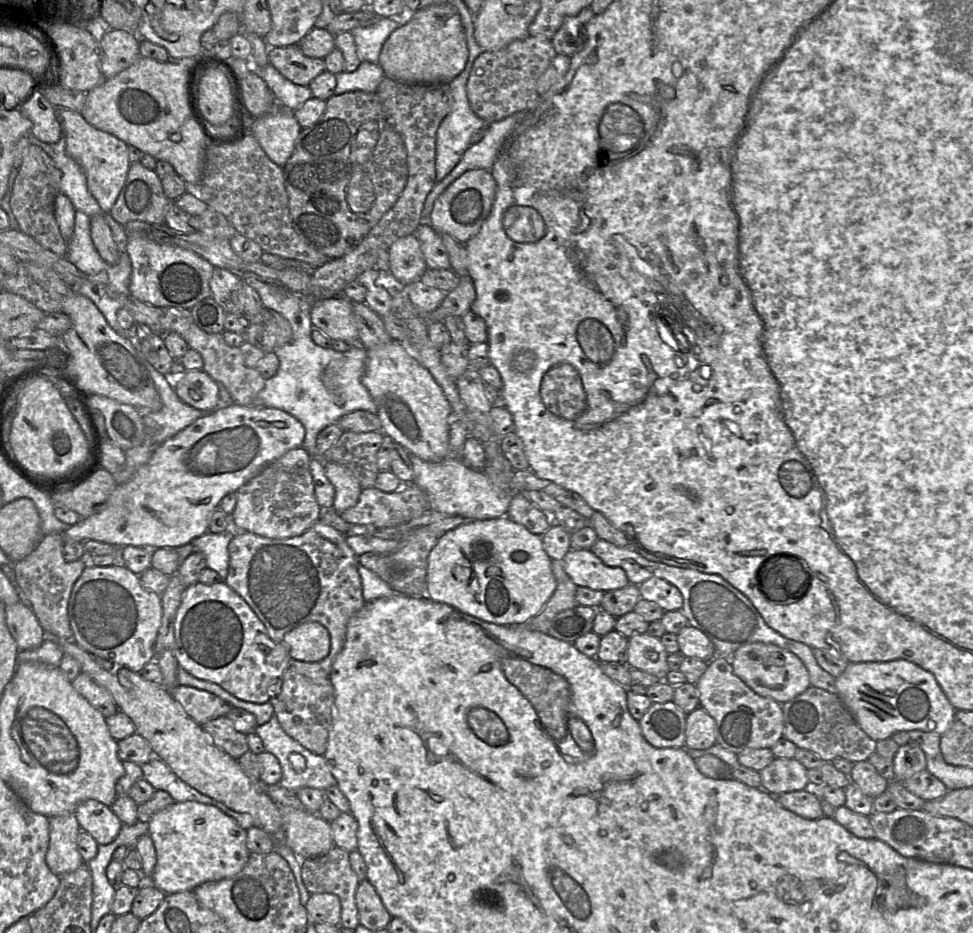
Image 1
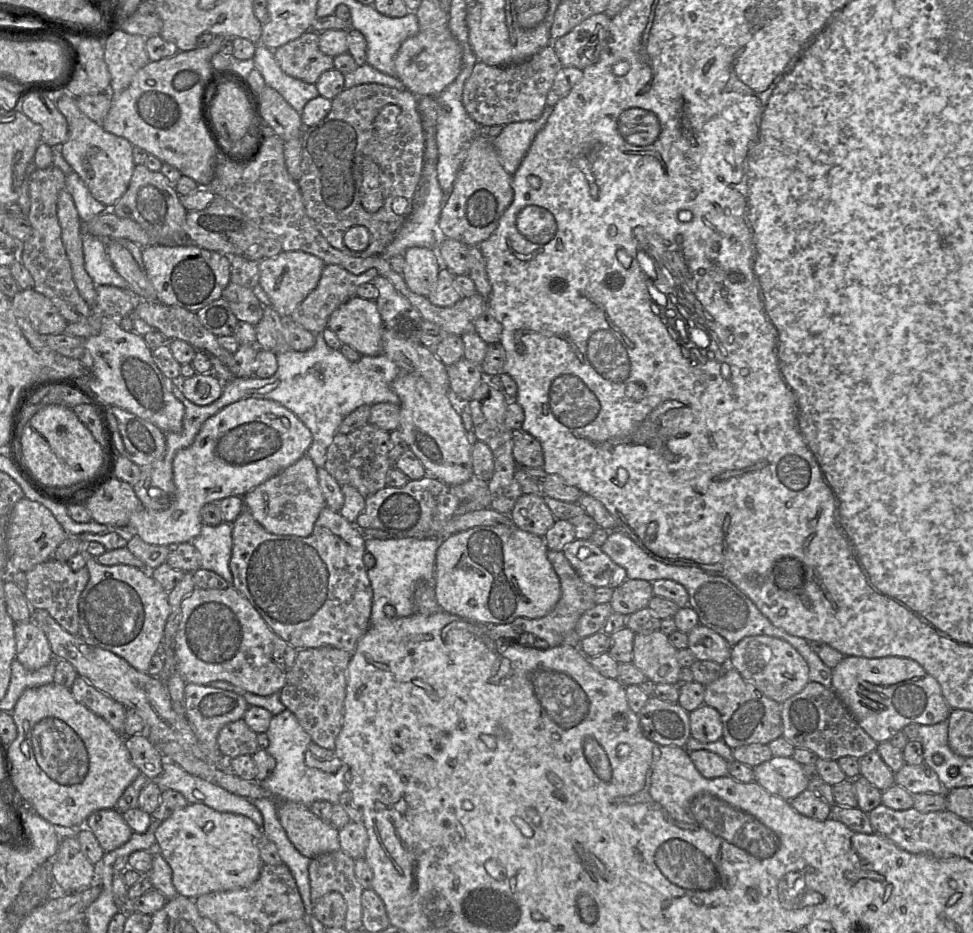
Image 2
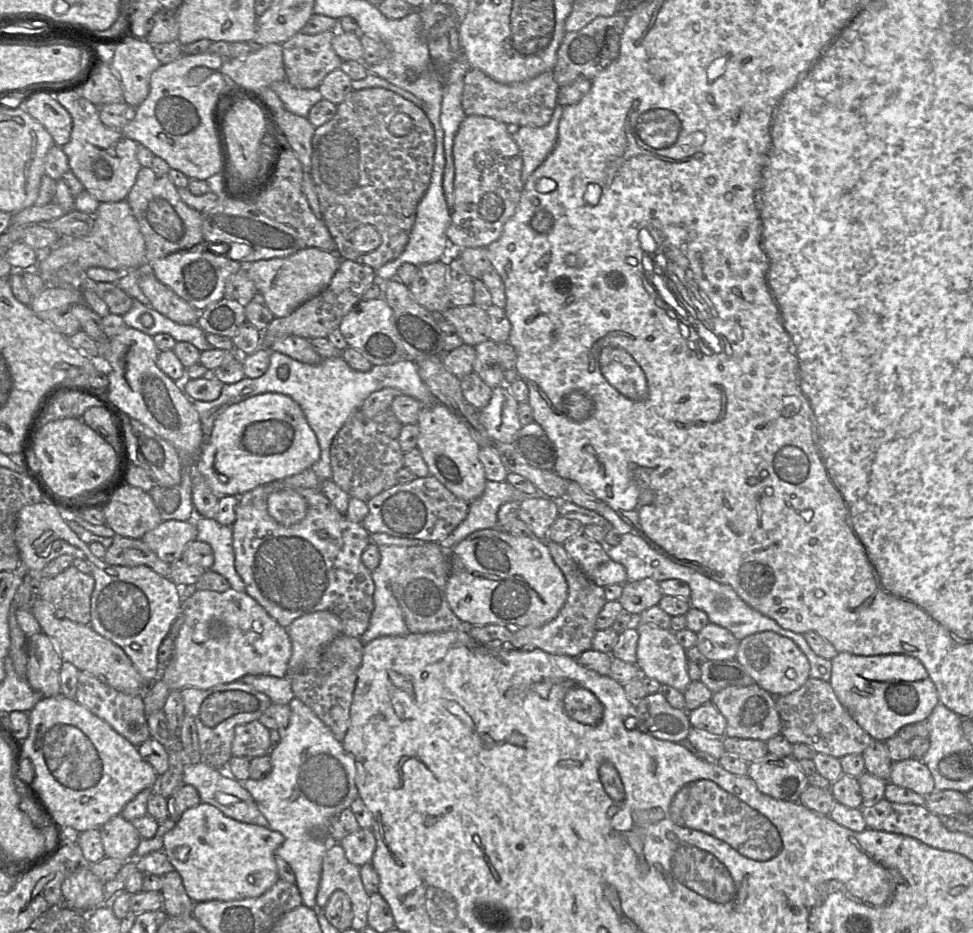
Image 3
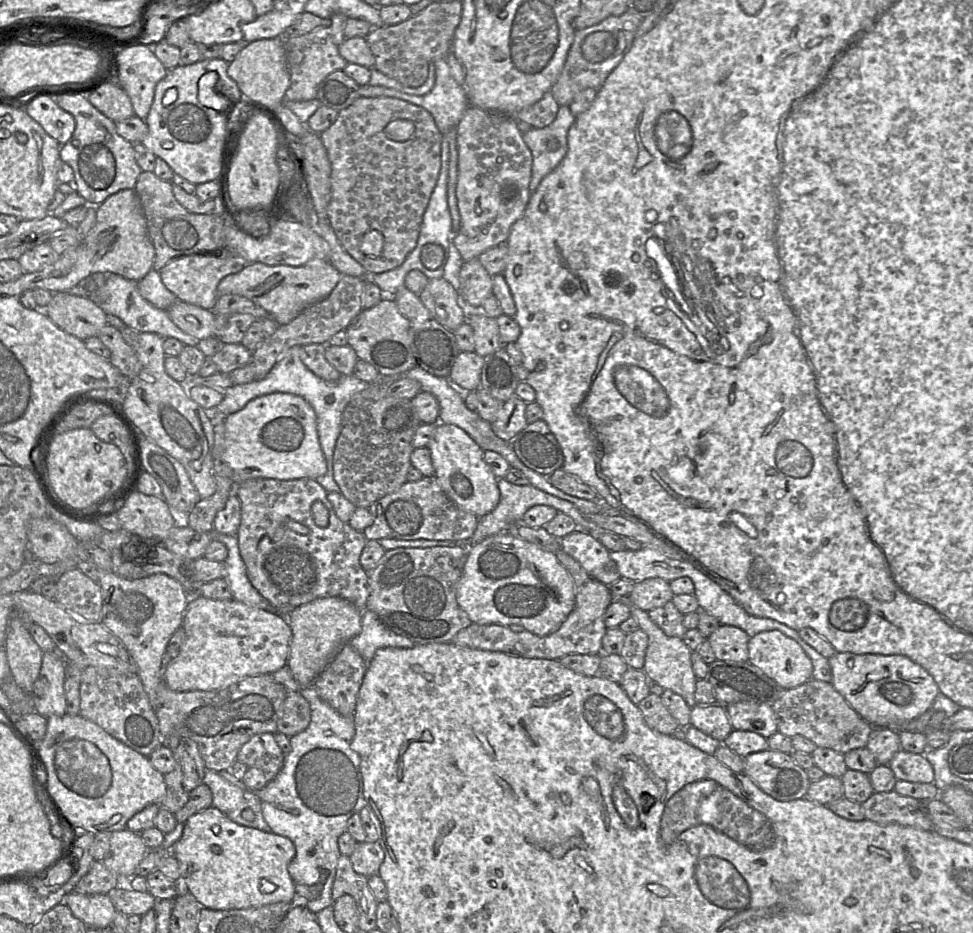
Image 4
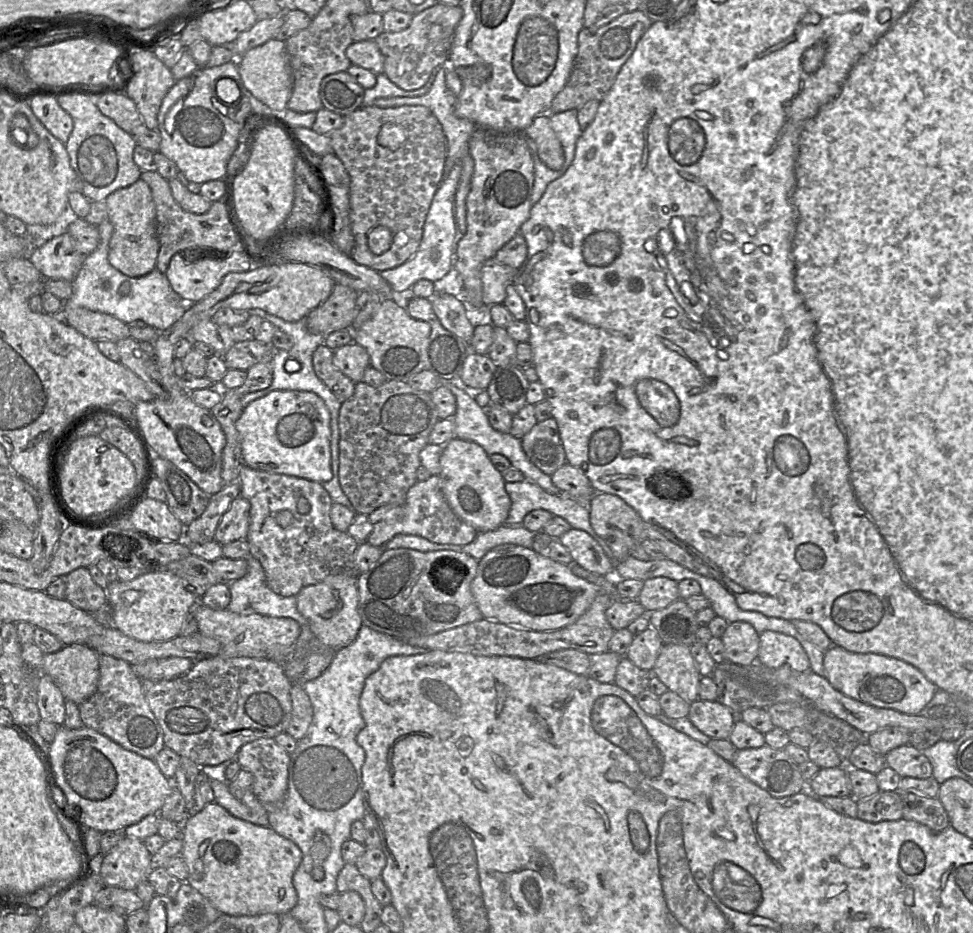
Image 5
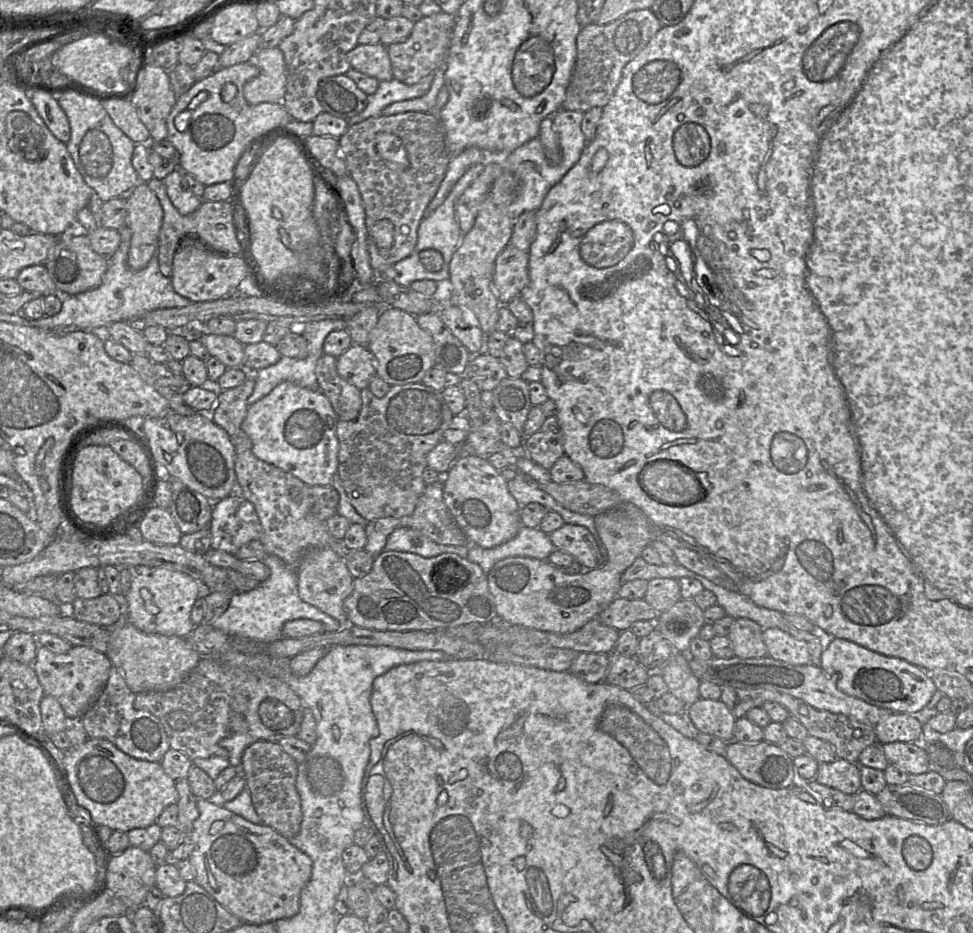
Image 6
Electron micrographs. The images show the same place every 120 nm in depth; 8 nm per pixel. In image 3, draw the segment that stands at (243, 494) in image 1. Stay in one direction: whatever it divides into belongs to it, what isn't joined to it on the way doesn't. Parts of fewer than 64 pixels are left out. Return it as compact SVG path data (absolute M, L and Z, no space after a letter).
M310 468L303 472L286 477L281 480L284 488L280 491L269 495L267 499L267 511L269 515L279 524L289 527L302 521L307 512L307 503L299 494L299 489L319 489L321 480L316 476L314 471Z

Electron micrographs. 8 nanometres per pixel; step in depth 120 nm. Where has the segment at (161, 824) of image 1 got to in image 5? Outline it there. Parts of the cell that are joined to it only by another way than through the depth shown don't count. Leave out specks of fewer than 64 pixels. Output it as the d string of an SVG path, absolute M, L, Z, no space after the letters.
M214 802L187 818L181 838L181 857L188 869L188 879L183 883L199 891L222 914L255 916L273 913L282 916L296 906L298 895L292 880L303 854L294 842L279 835L270 826L263 827L236 818Z

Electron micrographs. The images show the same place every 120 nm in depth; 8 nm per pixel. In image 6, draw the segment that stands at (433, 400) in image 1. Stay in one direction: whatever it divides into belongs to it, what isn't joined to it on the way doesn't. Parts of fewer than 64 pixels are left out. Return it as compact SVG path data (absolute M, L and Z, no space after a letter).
M474 454L459 456L442 476L443 499L456 523L466 535L470 545L482 548L494 548L513 539L522 527L521 510L518 503L508 490L507 481L499 470L488 461L488 457Z

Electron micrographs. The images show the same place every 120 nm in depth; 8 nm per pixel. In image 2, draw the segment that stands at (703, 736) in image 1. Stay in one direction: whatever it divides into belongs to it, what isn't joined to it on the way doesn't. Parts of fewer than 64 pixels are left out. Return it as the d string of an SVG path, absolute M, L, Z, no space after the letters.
M703 703L689 713L690 735L701 743L712 743L723 736L723 725L719 712Z

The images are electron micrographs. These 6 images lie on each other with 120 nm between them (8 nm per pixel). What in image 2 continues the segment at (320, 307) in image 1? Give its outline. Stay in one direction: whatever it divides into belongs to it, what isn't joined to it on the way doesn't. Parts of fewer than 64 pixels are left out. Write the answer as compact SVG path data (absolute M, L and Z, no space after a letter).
M350 298L331 314L327 328L361 356L382 355L382 334L386 327L375 300Z

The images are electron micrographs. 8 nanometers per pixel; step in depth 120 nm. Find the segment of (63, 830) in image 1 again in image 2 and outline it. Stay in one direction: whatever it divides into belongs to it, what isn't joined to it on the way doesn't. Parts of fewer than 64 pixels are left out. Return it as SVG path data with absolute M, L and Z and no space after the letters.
M77 837L60 840L51 871L62 893L86 890L94 882L95 867L83 854Z

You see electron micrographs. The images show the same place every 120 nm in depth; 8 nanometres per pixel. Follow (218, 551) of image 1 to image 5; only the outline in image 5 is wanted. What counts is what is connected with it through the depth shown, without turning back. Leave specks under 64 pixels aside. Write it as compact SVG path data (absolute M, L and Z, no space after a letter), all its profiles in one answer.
M251 555L244 559L248 564L248 571L242 578L228 583L231 601L227 609L241 615L291 618L300 626L307 625L307 620L297 609L296 596L282 597L273 592L266 583L260 562Z

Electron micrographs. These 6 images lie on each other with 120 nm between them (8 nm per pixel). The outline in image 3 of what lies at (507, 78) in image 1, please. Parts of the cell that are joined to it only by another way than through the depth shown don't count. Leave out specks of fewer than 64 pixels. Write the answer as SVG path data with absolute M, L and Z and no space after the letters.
M470 68L464 77L462 107L466 114L485 116L517 126L542 127L549 123L557 105L559 86L553 71L510 84L502 84L477 68Z

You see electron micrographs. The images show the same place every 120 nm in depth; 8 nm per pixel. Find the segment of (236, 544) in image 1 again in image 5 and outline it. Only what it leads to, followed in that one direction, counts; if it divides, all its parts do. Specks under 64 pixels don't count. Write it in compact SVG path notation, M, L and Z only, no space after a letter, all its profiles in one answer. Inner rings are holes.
M244 464L240 467L239 478L240 496L250 503L249 529L246 536L249 554L260 562L265 572L266 583L273 592L282 597L296 596L302 588L321 582L329 575L346 574L358 577L355 553L359 543L347 532L341 532L333 526L330 518L332 500L321 483L254 470ZM300 495L310 505L310 511L306 514L300 514L297 510L297 499ZM282 510L288 510L293 515L293 521L287 528L280 527L276 522L276 515Z

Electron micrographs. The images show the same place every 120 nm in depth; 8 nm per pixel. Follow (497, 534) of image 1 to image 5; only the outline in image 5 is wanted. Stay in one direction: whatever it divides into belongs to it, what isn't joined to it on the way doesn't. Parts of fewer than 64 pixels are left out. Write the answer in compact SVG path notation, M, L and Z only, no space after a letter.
M514 544L496 546L479 560L471 591L484 619L535 632L574 623L600 593L597 586L574 575L570 566Z

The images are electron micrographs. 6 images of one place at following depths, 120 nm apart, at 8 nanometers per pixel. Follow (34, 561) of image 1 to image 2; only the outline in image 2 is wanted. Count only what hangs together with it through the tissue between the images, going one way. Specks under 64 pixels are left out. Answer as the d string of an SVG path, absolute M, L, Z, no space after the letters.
M49 558L25 573L27 585L24 595L31 607L46 610L64 630L74 636L80 636L78 603L89 581L87 567L74 571L67 562Z

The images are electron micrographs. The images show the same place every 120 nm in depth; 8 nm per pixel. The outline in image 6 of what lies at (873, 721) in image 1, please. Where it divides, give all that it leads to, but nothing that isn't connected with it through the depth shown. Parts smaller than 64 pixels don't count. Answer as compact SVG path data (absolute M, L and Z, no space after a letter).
M839 638L827 639L820 668L839 690L869 704L889 709L892 713L919 714L937 690L929 673L922 668Z

